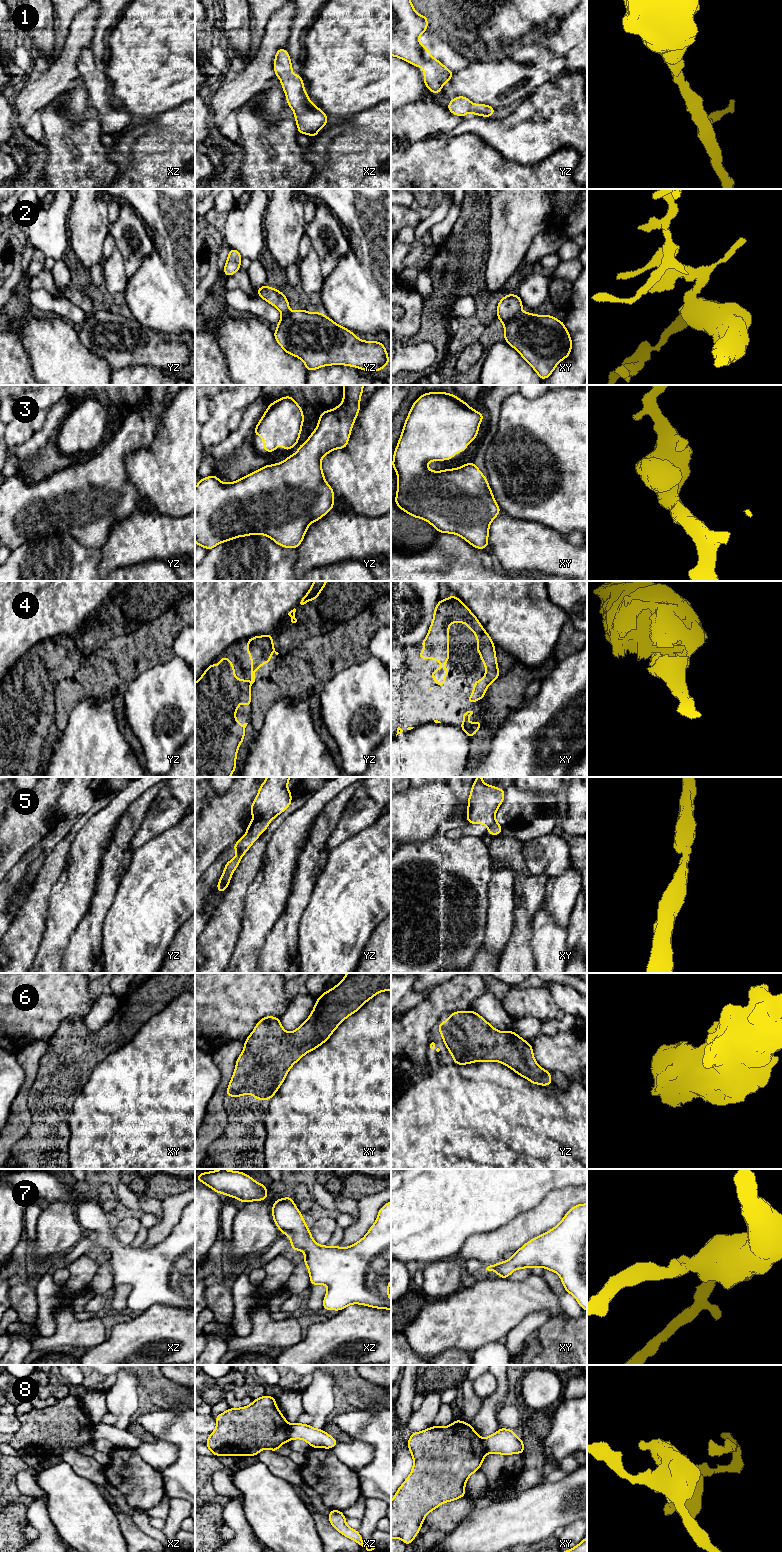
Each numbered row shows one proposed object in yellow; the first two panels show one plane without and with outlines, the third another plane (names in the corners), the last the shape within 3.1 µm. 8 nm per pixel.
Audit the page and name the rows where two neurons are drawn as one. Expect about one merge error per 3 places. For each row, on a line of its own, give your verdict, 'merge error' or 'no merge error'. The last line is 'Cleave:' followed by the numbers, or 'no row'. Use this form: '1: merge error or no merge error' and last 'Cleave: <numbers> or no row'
1: no merge error
2: no merge error
3: no merge error
4: no merge error
5: no merge error
6: no merge error
7: no merge error
8: merge error
Cleave: 8

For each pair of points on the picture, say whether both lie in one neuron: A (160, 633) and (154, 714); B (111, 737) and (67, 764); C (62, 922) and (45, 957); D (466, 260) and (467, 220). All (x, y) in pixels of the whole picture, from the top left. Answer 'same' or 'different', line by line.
A: different
B: same
C: same
D: same

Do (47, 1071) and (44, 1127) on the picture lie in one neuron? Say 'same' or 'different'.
same

